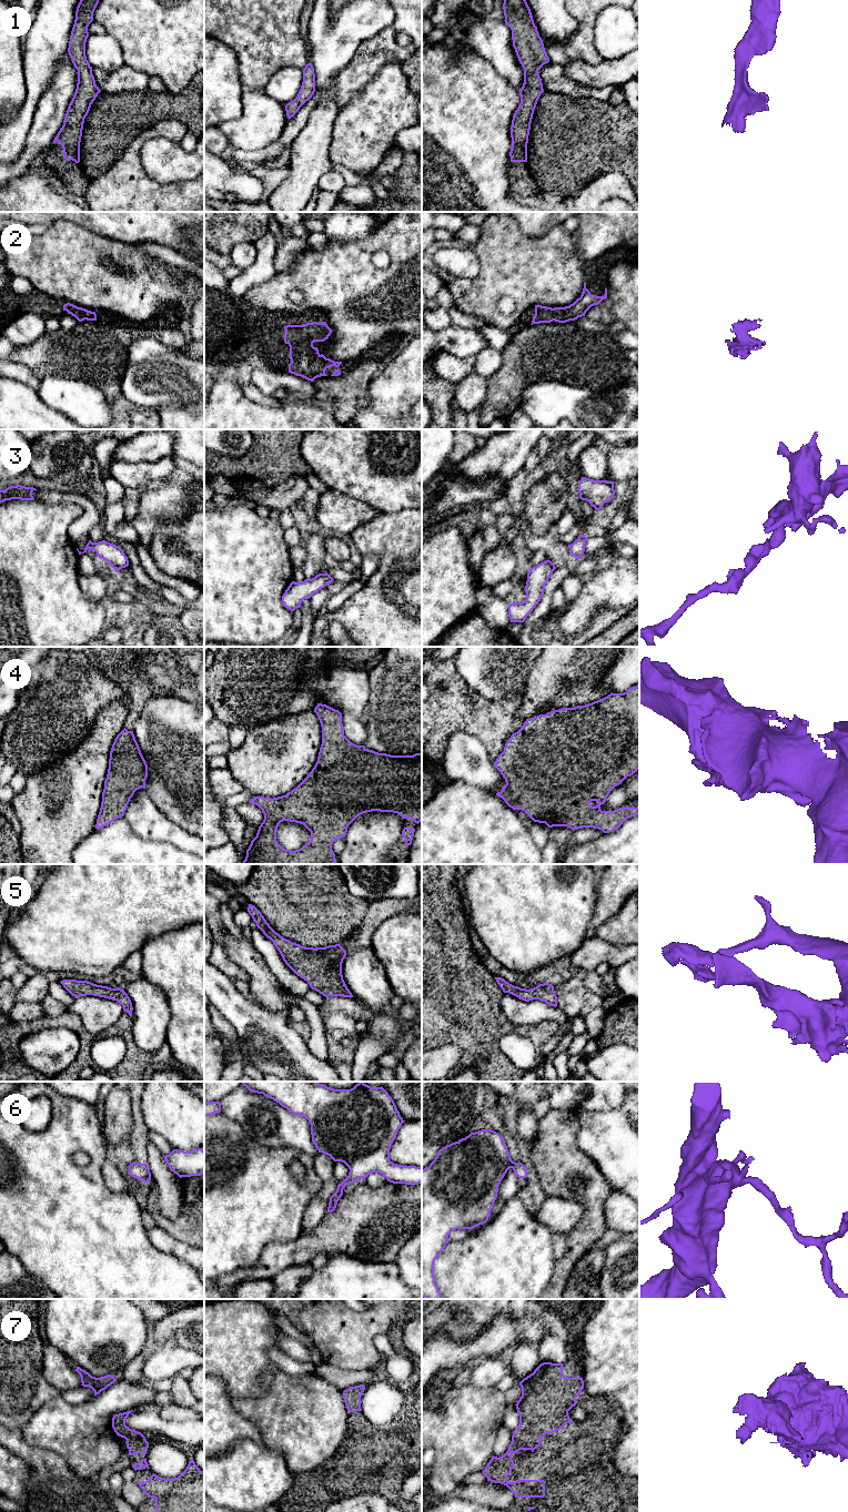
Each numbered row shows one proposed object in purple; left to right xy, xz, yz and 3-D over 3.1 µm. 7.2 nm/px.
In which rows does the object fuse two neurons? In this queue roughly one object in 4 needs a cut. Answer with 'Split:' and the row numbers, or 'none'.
Split: none

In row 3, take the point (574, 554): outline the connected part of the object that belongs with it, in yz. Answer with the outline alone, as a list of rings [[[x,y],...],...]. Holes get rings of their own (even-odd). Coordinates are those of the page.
[[[581,535],[573,544],[568,545],[571,554],[578,560],[583,557],[585,551],[587,537]]]

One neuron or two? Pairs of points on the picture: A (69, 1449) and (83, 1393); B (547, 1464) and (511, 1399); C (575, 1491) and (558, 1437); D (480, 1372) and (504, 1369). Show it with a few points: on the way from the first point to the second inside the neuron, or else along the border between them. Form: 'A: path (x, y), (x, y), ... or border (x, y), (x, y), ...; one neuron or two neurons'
A: border (94, 1396), (81, 1402), (67, 1402), (60, 1397); two neurons
B: border (520, 1383), (521, 1397), (515, 1404); two neurons
C: path (571, 1478), (571, 1461), (563, 1450); one neuron
D: path (485, 1372), (498, 1369); one neuron

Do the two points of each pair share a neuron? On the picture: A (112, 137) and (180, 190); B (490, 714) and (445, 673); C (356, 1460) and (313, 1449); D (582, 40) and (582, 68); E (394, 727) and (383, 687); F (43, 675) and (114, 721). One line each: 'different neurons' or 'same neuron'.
A: different neurons
B: same neuron
C: different neurons
D: different neurons
E: same neuron
F: different neurons

